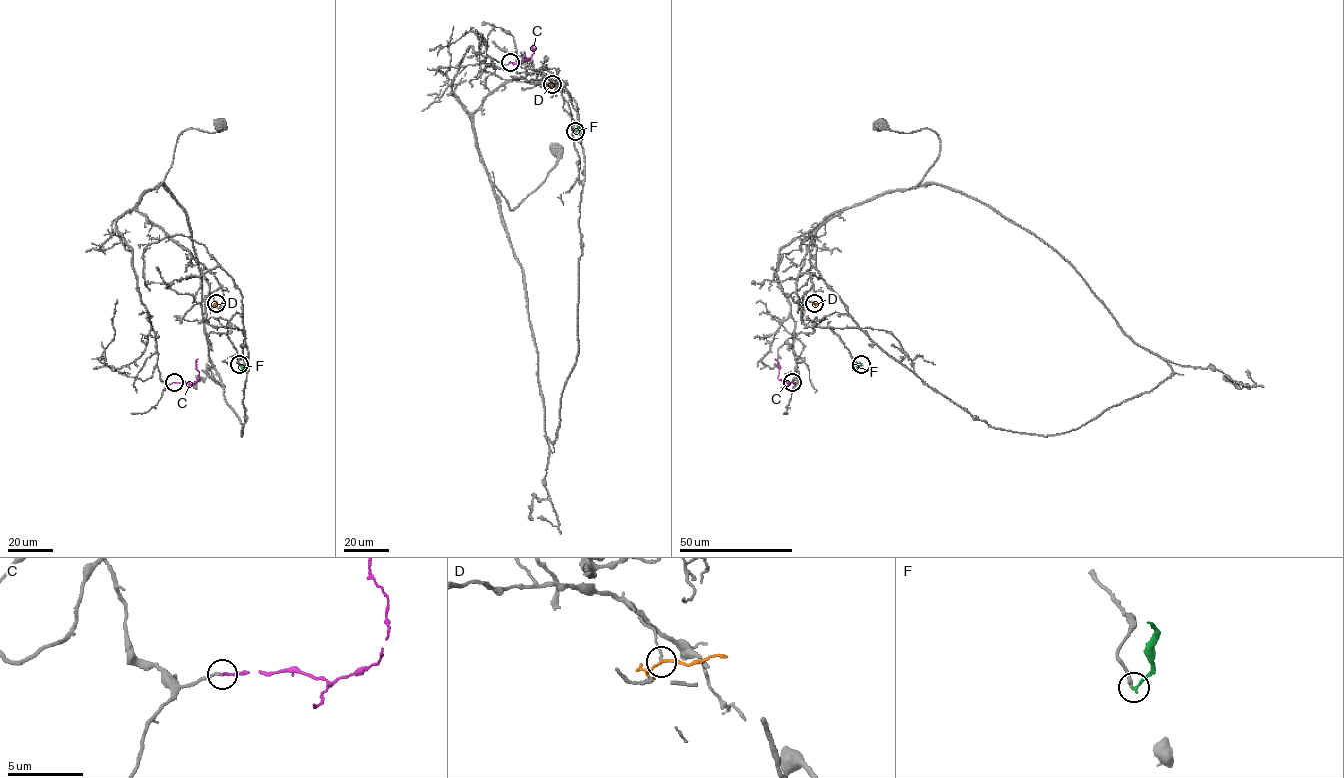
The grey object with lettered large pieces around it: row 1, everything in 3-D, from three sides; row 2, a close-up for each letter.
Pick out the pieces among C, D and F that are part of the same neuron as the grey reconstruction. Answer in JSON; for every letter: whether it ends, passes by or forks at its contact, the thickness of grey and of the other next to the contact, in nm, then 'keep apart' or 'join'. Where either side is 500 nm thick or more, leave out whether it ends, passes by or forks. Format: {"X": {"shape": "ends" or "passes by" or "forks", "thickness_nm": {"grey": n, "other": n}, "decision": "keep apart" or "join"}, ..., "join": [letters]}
{"C": {"shape": "ends", "thickness_nm": {"grey": 150, "other": 200}, "decision": "join"}, "D": {"shape": "passes by", "thickness_nm": {"grey": 150, "other": 150}, "decision": "keep apart"}, "F": {"shape": "ends", "thickness_nm": {"grey": 240, "other": 190}, "decision": "join"}, "join": ["C", "F"]}

